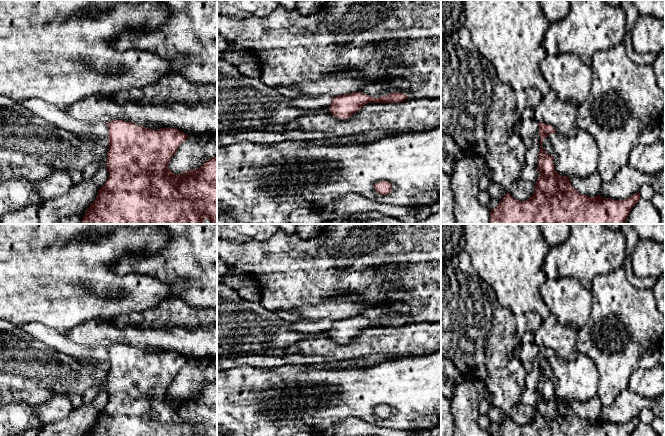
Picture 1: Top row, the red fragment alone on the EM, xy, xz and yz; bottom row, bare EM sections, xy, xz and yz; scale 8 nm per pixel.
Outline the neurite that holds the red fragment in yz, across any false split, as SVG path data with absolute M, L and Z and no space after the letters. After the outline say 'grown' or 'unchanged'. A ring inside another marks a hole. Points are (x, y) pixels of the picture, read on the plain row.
M539 346L538 356L541 362L537 390L540 400L535 406L532 421L518 425L507 416L491 436L630 436L641 423L639 416L624 424L580 418L571 409L569 401L556 396L554 381L543 372L543 364L556 354Z; unchanged

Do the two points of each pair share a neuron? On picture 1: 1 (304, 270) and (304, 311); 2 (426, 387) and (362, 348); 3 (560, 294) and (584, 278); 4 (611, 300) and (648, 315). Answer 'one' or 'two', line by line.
1: two
2: two
3: two
4: one

